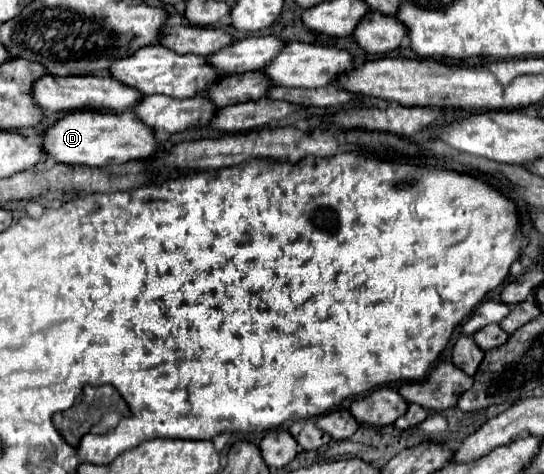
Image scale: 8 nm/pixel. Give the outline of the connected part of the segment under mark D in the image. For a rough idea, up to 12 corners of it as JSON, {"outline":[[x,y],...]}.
{"outline":[[74,111],[42,149],[62,165],[112,167],[152,157],[132,113]]}

